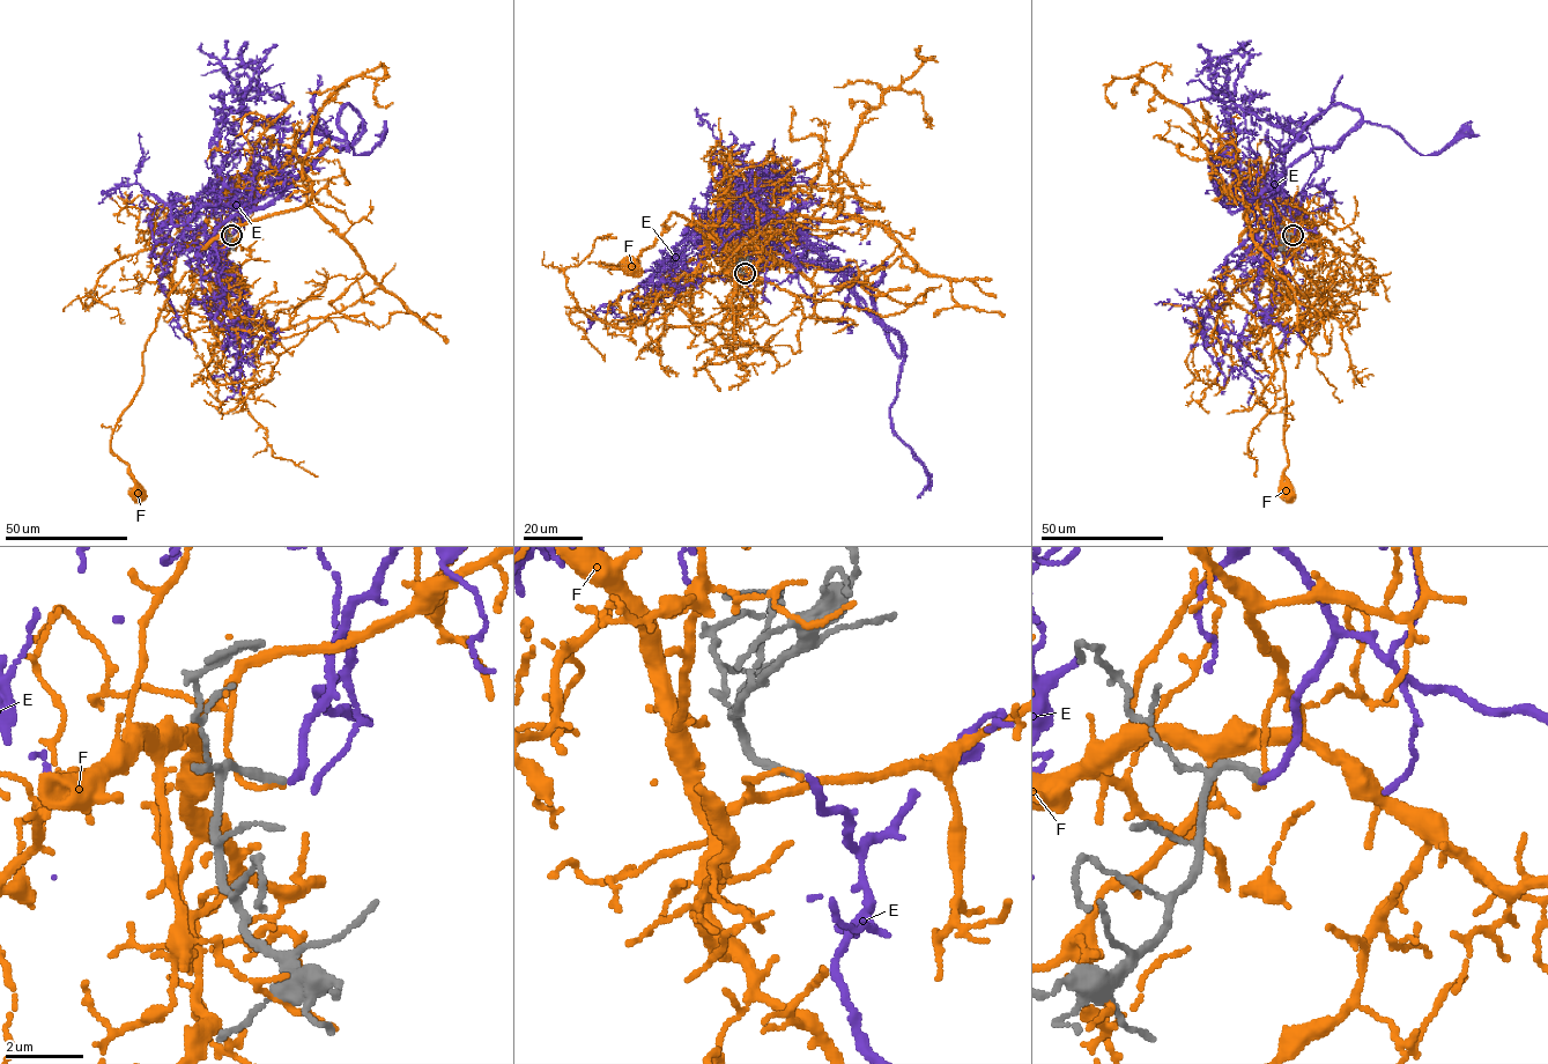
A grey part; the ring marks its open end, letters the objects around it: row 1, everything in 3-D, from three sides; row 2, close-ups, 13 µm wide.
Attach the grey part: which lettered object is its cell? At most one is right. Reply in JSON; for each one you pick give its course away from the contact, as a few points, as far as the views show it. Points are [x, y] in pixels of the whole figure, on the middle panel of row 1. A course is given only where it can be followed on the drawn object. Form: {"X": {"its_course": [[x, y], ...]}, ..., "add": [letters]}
{"E": {"its_course": [[745, 273], [794, 263], [806, 241], [728, 197], [783, 248], [845, 229], [852, 201]]}, "add": ["E"]}

